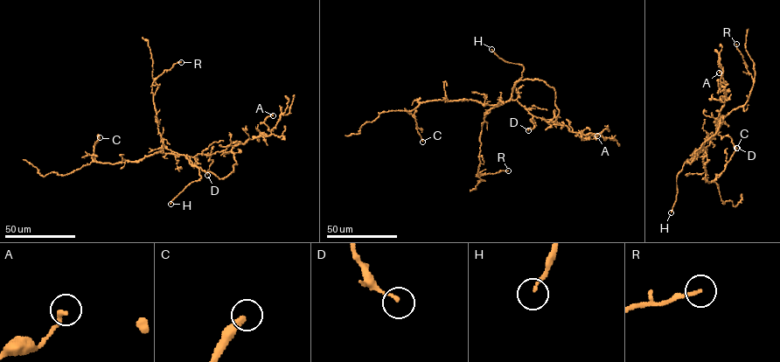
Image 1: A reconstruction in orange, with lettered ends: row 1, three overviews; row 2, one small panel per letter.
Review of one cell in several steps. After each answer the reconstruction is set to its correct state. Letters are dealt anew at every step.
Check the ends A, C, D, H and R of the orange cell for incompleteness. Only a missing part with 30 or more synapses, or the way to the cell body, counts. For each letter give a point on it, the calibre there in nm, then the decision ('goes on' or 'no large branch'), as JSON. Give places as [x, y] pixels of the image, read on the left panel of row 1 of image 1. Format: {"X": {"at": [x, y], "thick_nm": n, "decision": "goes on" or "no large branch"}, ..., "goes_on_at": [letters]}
{"A": {"at": [273, 115], "thick_nm": 220, "decision": "no large branch"}, "C": {"at": [100, 137], "thick_nm": 300, "decision": "goes on"}, "D": {"at": [207, 175], "thick_nm": 150, "decision": "no large branch"}, "H": {"at": [170, 204], "thick_nm": 150, "decision": "goes on"}, "R": {"at": [181, 62], "thick_nm": 150, "decision": "no large branch"}, "goes_on_at": ["C", "H"]}

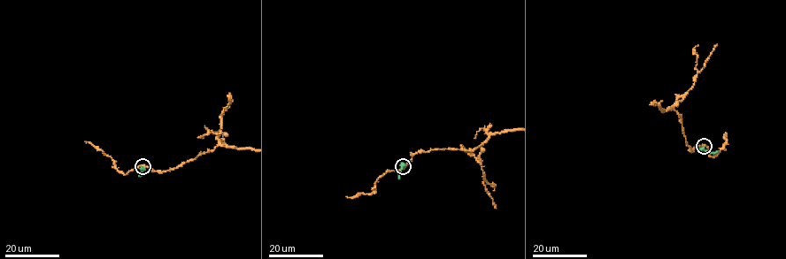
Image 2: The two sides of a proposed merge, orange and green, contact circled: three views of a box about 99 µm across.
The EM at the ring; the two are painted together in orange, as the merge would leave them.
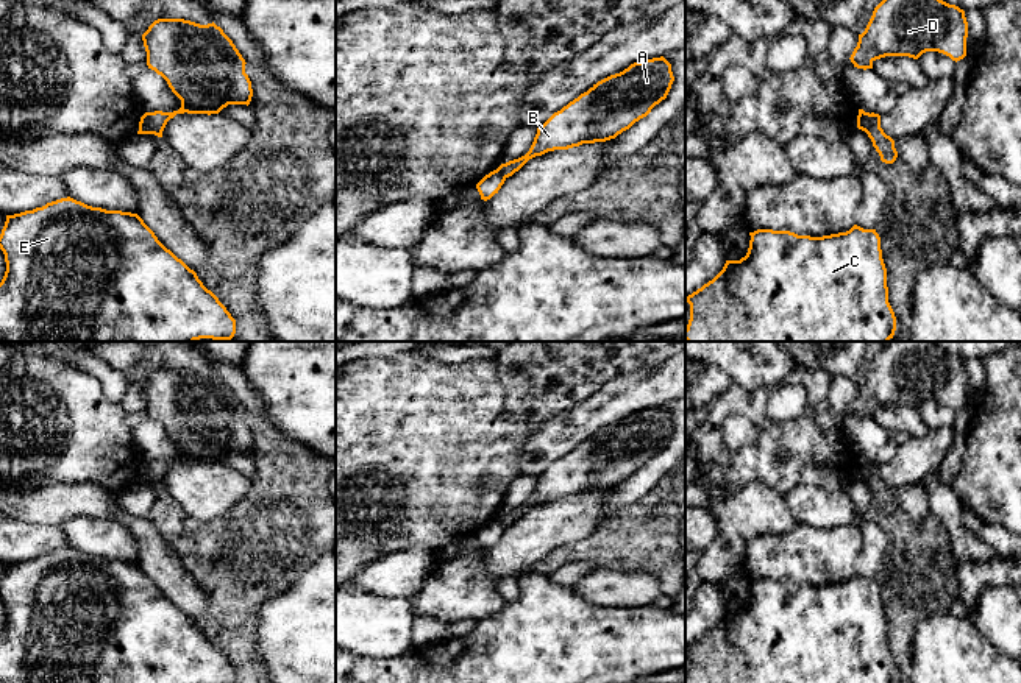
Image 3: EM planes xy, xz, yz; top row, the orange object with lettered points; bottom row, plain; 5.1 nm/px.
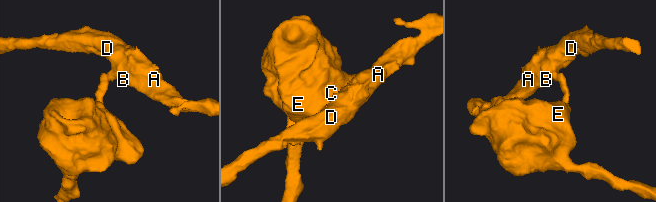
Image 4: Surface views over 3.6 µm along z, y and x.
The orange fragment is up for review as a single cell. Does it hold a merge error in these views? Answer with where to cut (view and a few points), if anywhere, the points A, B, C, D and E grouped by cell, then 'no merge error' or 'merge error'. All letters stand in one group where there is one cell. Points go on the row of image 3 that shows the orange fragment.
cut xy (147, 113), (153, 133); groups A B D / C E; merge error

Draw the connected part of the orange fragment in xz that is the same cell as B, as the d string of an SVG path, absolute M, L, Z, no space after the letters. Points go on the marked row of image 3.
M663 56L634 62L623 72L598 81L587 92L581 94L540 125L529 151L518 159L501 164L498 167L500 173L504 178L509 178L529 159L548 151L568 150L582 143L615 139L635 122L646 117L656 104L665 100L673 81L671 64Z

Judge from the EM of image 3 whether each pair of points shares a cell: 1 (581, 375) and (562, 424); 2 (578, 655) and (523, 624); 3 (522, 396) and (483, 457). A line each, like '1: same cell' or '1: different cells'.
1: different cells
2: same cell
3: different cells

